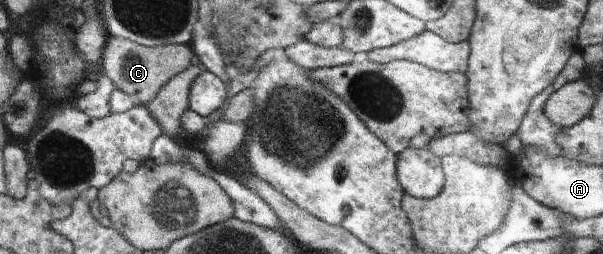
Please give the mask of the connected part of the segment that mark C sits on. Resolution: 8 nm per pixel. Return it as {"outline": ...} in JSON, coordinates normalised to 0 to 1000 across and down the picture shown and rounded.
{"outline":[[[184,142],[177,154],[169,201],[171,224],[167,228],[167,256],[172,287],[187,319],[192,350],[201,350],[204,366],[211,366],[214,382],[222,390],[226,409],[234,417],[244,417],[254,394],[259,394],[265,354],[287,303],[297,299],[320,260],[320,240],[327,240],[325,197],[320,193],[320,177],[317,173],[279,173],[264,185],[244,185],[231,169],[222,169],[221,161],[212,161],[211,154]]]}

